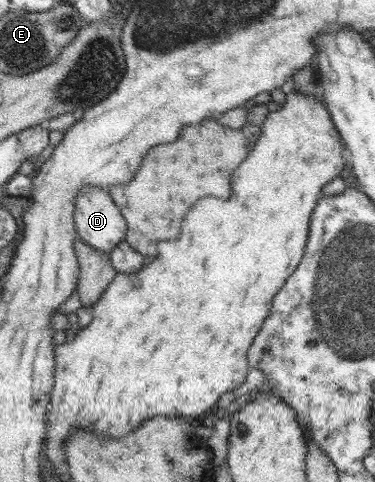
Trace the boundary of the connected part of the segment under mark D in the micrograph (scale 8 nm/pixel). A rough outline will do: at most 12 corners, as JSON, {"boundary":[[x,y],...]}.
{"boundary":[[87,186],[75,202],[78,237],[110,253],[127,224],[108,190]]}

